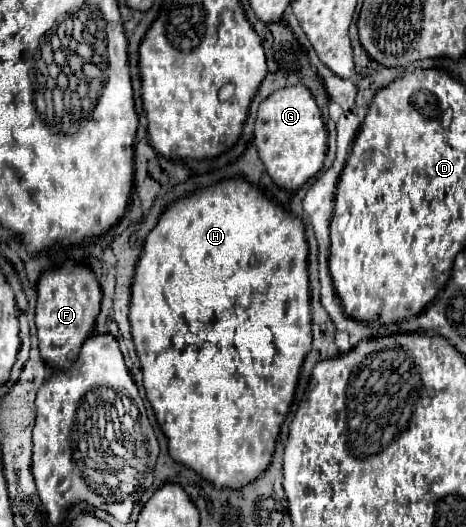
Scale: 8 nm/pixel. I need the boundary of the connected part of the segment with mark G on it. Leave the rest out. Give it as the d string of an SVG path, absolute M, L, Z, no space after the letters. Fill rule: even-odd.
M297 85L271 93L271 97L267 97L259 105L253 143L259 151L259 157L267 173L279 187L295 191L305 181L315 177L325 161L327 131L311 91L305 89L303 85Z

